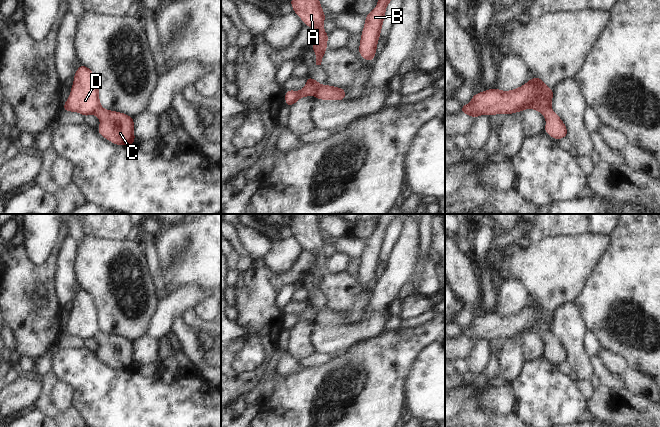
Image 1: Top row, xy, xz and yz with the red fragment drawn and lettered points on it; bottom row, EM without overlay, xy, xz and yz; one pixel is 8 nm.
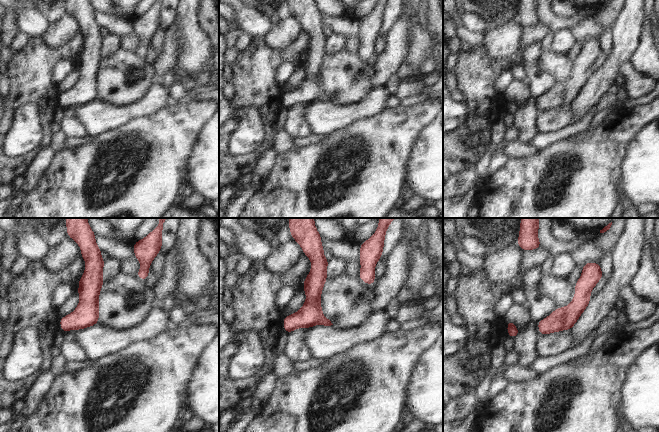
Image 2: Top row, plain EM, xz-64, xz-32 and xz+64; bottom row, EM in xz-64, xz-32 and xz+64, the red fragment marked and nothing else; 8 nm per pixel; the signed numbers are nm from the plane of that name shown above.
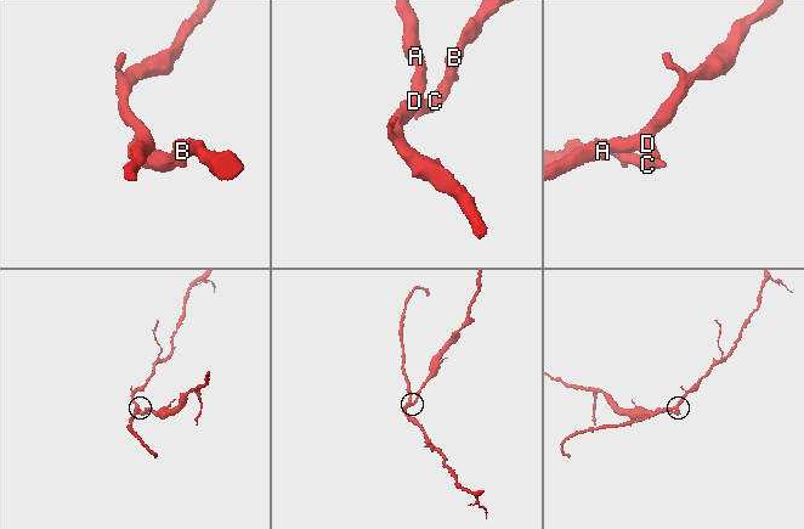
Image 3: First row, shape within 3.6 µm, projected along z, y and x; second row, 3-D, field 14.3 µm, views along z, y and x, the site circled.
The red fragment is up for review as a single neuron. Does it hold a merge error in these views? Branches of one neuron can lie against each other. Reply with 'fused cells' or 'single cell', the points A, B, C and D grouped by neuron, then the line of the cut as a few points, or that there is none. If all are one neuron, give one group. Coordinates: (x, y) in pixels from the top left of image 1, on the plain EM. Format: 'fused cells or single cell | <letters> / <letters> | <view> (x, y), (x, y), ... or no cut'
fused cells | A D / B C | yz (550, 331), (547, 331), (542, 337)

